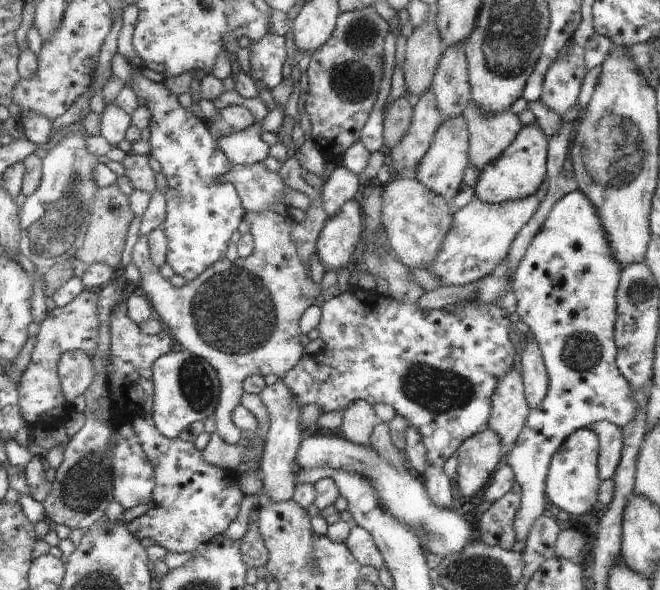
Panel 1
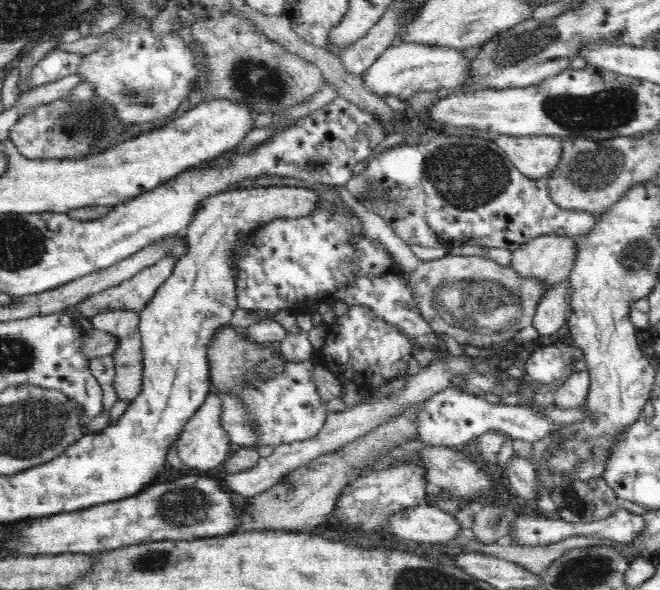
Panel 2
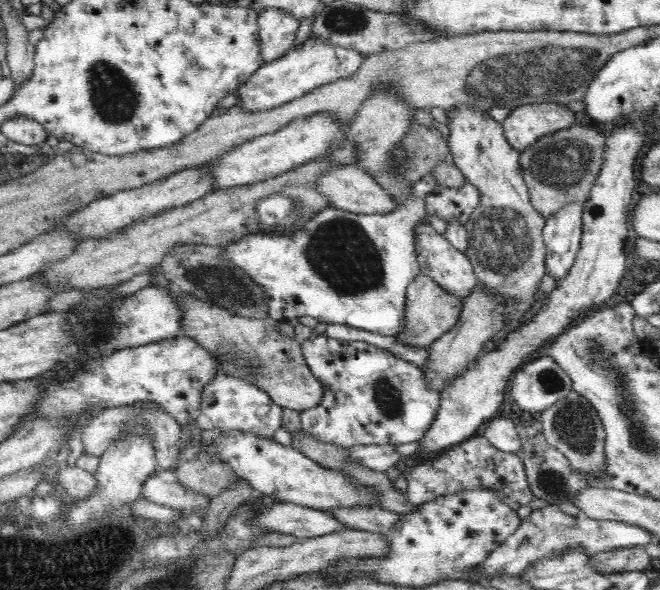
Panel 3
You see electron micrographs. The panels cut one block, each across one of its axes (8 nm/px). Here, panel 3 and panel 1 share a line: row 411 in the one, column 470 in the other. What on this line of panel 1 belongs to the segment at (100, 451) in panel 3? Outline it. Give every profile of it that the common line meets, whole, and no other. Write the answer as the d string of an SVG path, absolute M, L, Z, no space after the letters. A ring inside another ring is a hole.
M471 100L463 116L468 121L471 143L469 164L482 171L515 142L521 132L521 118L511 111L501 114L480 113Z

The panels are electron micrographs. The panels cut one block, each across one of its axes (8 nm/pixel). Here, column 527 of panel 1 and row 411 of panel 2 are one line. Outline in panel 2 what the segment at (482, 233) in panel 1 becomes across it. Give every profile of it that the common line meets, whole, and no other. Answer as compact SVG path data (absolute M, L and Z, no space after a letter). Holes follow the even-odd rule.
M209 392L200 408L187 420L183 432L176 441L176 452L180 462L190 470L214 470L222 466L230 452L230 439L220 426L220 394Z

